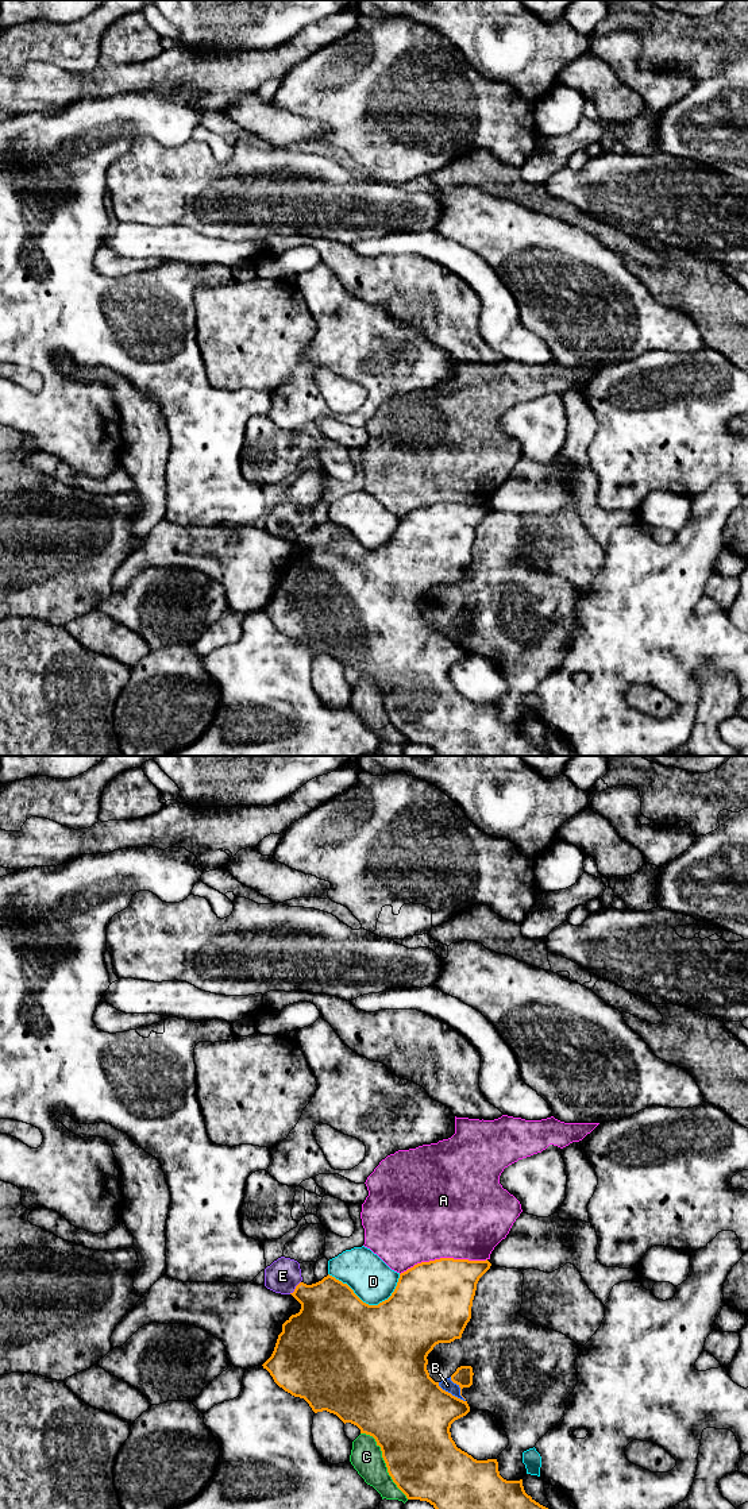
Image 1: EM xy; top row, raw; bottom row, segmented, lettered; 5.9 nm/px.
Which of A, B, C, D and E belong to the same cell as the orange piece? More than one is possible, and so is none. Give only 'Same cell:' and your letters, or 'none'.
Same cell: none

